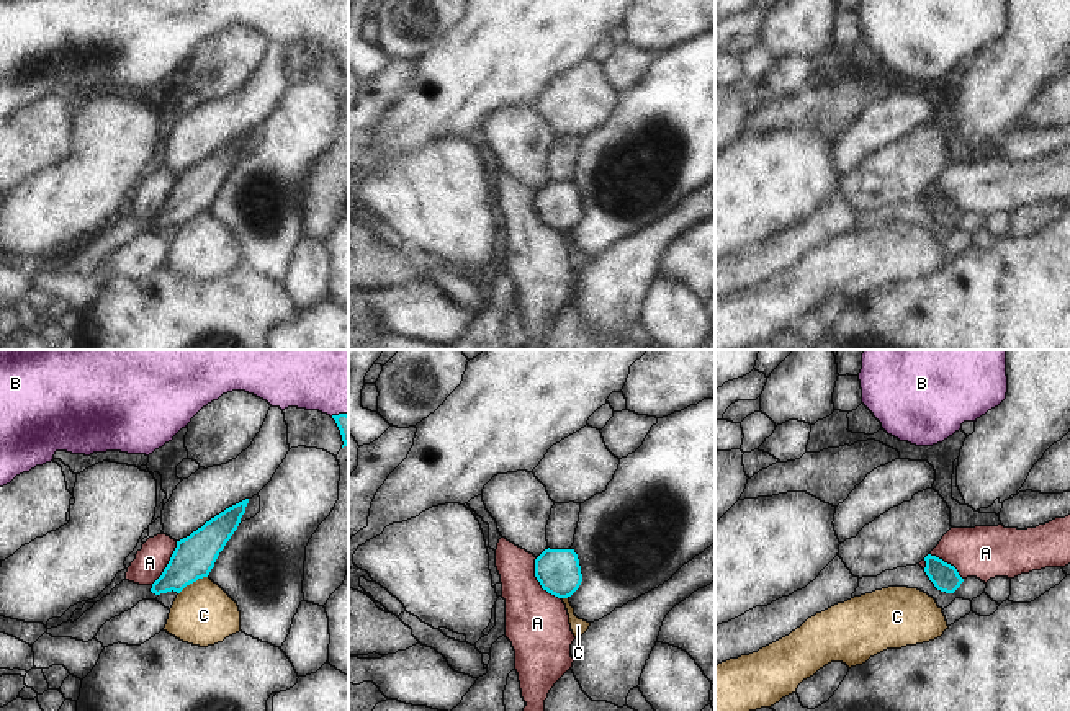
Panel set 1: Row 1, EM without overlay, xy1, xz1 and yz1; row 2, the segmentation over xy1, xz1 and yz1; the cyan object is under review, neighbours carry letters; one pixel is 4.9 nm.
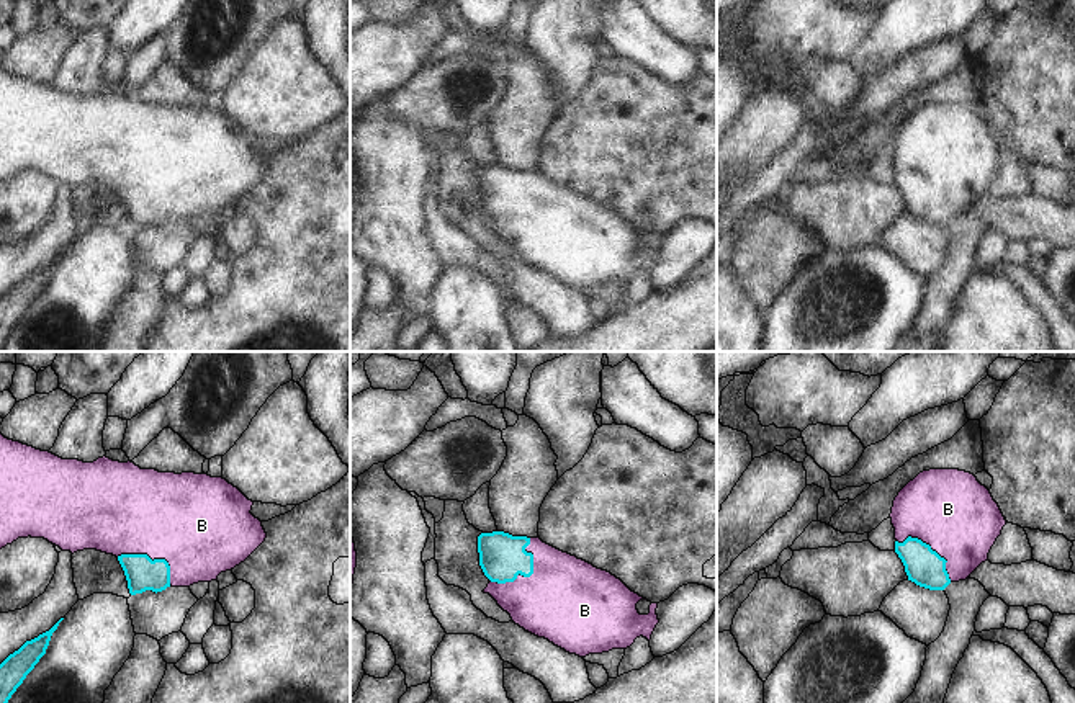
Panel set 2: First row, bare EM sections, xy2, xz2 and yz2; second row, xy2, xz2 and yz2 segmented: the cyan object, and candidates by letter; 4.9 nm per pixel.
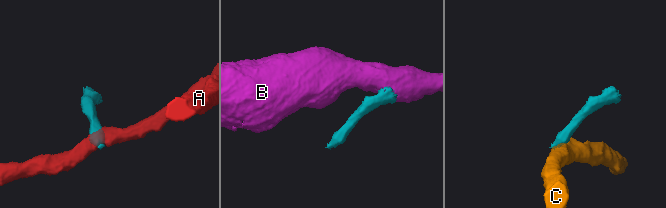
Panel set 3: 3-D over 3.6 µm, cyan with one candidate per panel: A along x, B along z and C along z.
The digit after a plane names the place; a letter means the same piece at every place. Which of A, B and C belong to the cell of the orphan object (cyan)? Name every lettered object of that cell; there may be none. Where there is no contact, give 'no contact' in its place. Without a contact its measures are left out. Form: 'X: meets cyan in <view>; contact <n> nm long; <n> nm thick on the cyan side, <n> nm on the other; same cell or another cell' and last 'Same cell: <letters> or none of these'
A: meets cyan in xz1; contact 240 nm long; 220 nm thick on the cyan side, 320 nm on the other; another cell
B: meets cyan in xz2; contact 300 nm long; 220 nm thick on the cyan side, 420 nm on the other; same cell
C: meets cyan in xy1; contact 170 nm long; 200 nm thick on the cyan side, 300 nm on the other; another cell
Same cell: B

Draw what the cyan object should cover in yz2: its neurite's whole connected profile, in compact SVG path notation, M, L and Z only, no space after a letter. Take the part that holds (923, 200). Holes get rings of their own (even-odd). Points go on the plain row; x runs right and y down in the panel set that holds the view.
M959 103L920 106L895 131L890 152L908 214L929 224L969 213L1006 159L990 124Z

